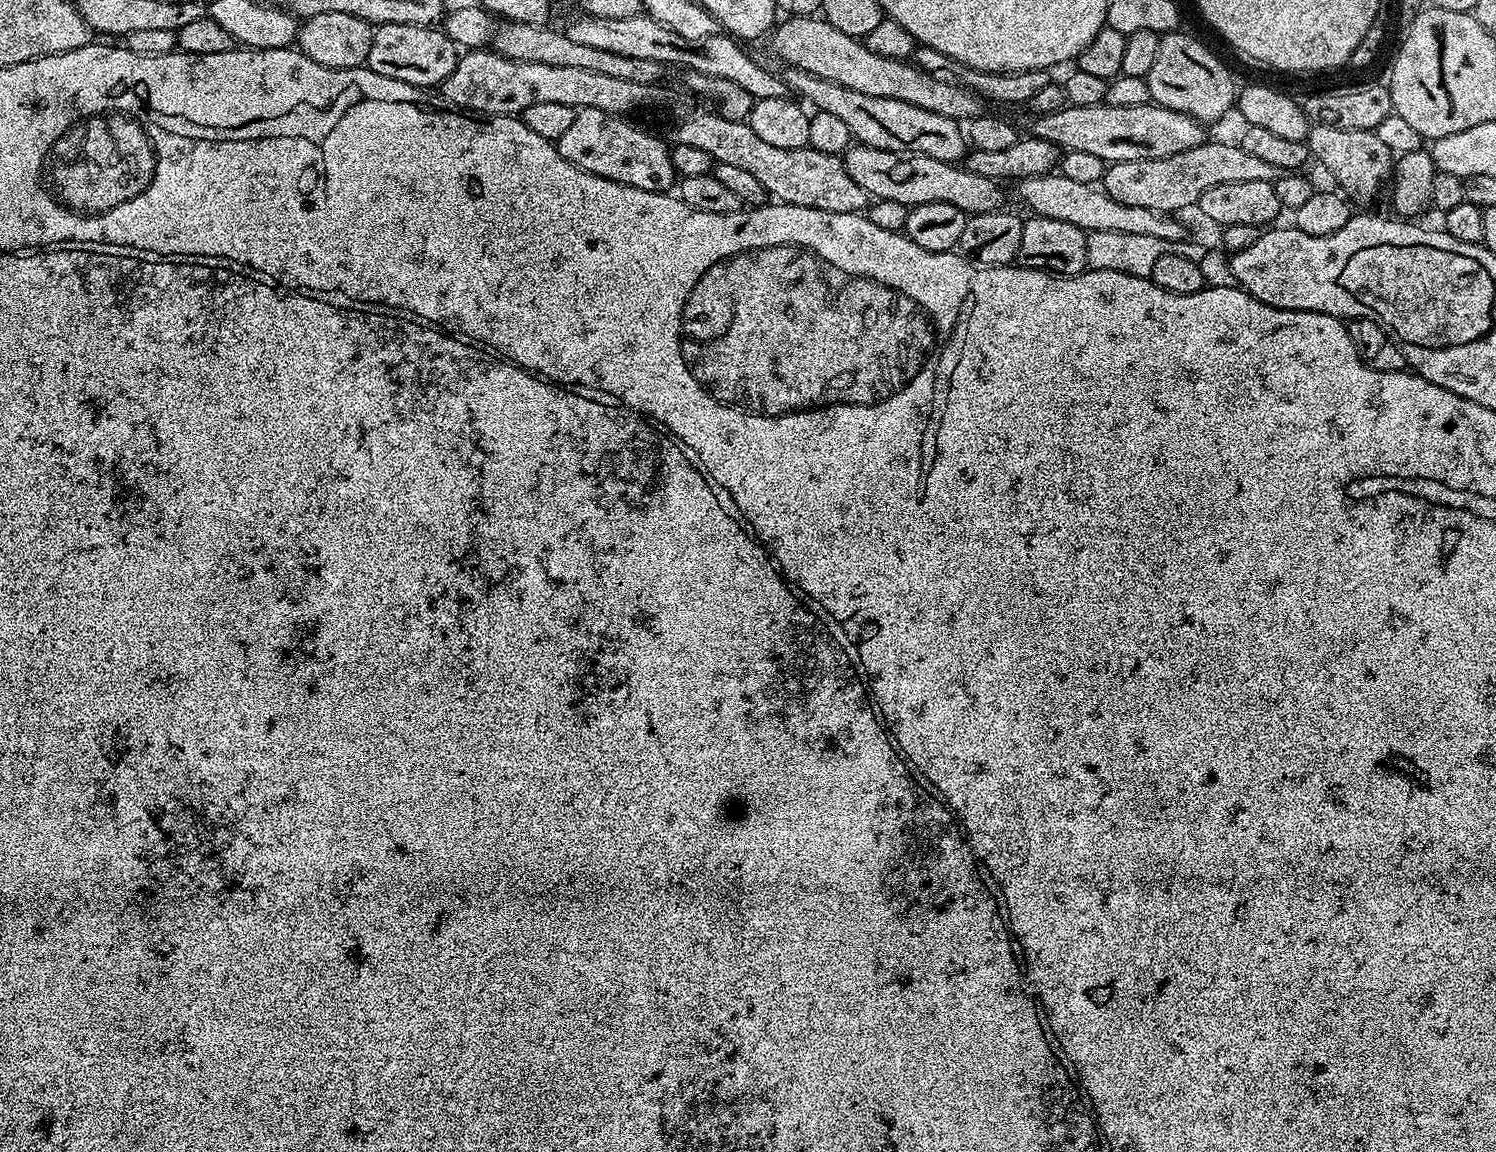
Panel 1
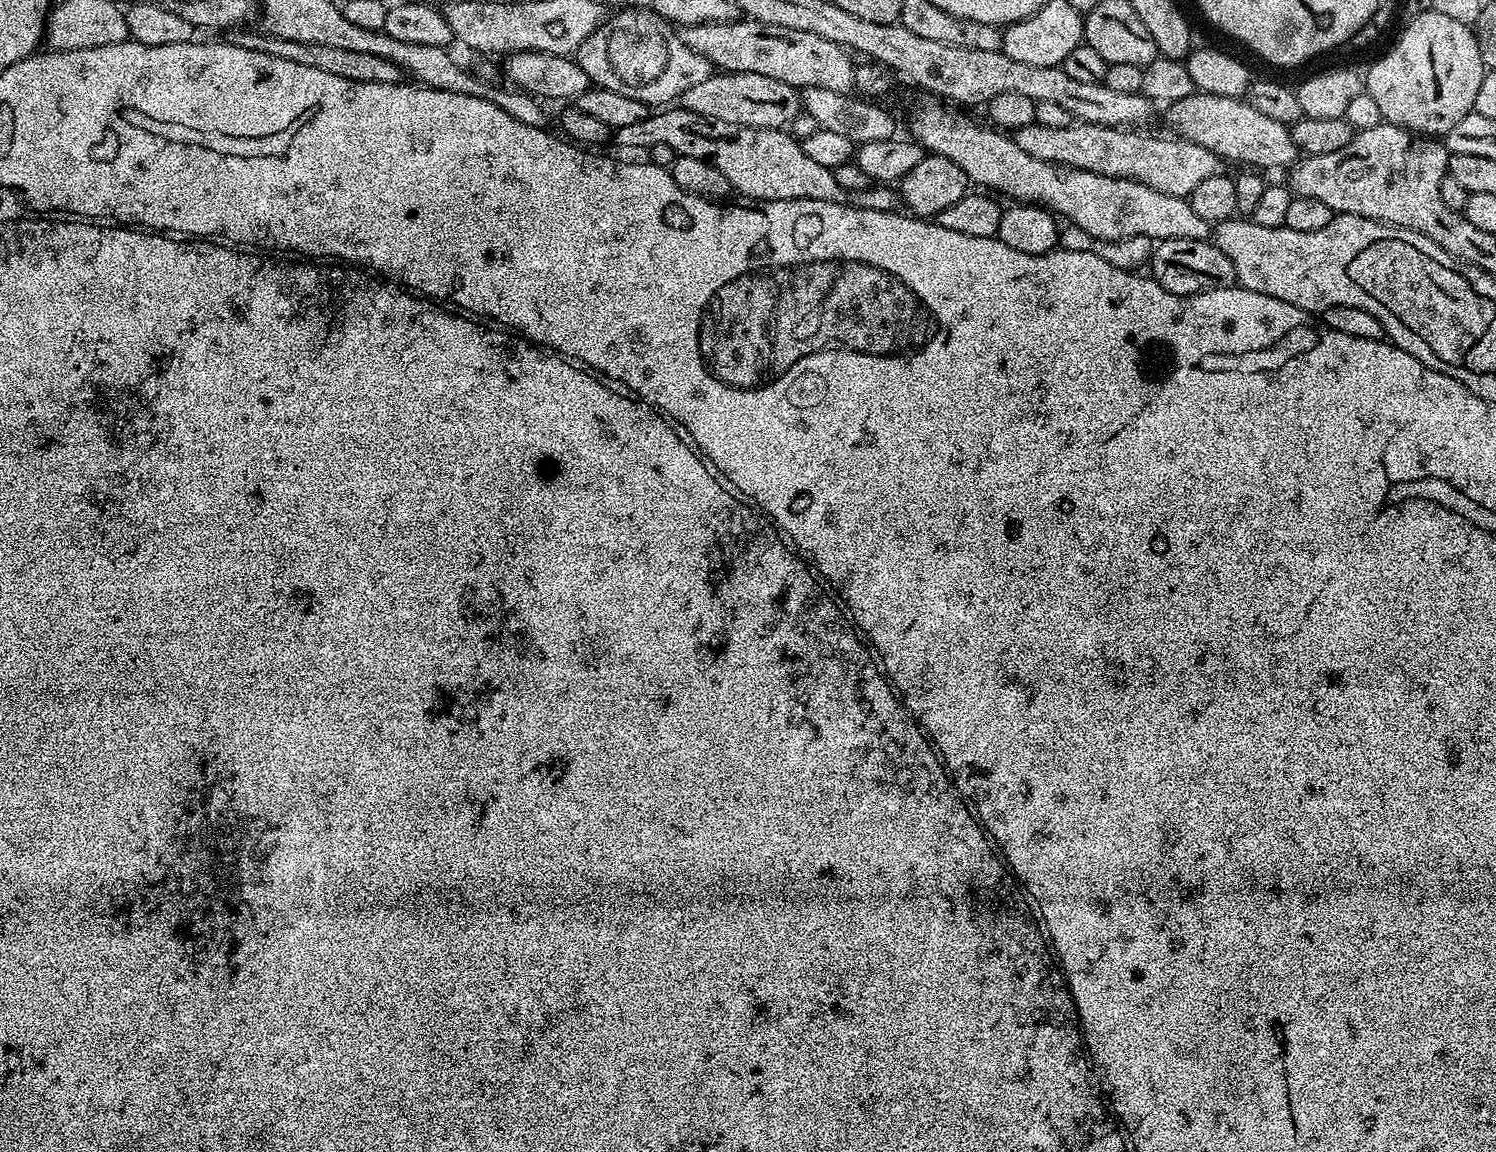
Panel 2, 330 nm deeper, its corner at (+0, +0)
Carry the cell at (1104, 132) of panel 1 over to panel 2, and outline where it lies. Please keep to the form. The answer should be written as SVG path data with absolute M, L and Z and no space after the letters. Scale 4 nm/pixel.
M1197 90L1190 98L1182 98L1178 102L1167 105L1165 112L1168 113L1165 114L1164 120L1173 128L1171 131L1177 137L1194 142L1198 146L1206 146L1206 150L1210 150L1225 162L1233 160L1234 163L1244 164L1240 166L1247 166L1252 170L1265 170L1264 168L1284 170L1295 164L1298 159L1298 149L1291 127L1277 122L1275 118L1269 118L1267 114L1261 114L1259 110L1254 110L1254 106L1250 106L1247 99L1215 96Z

